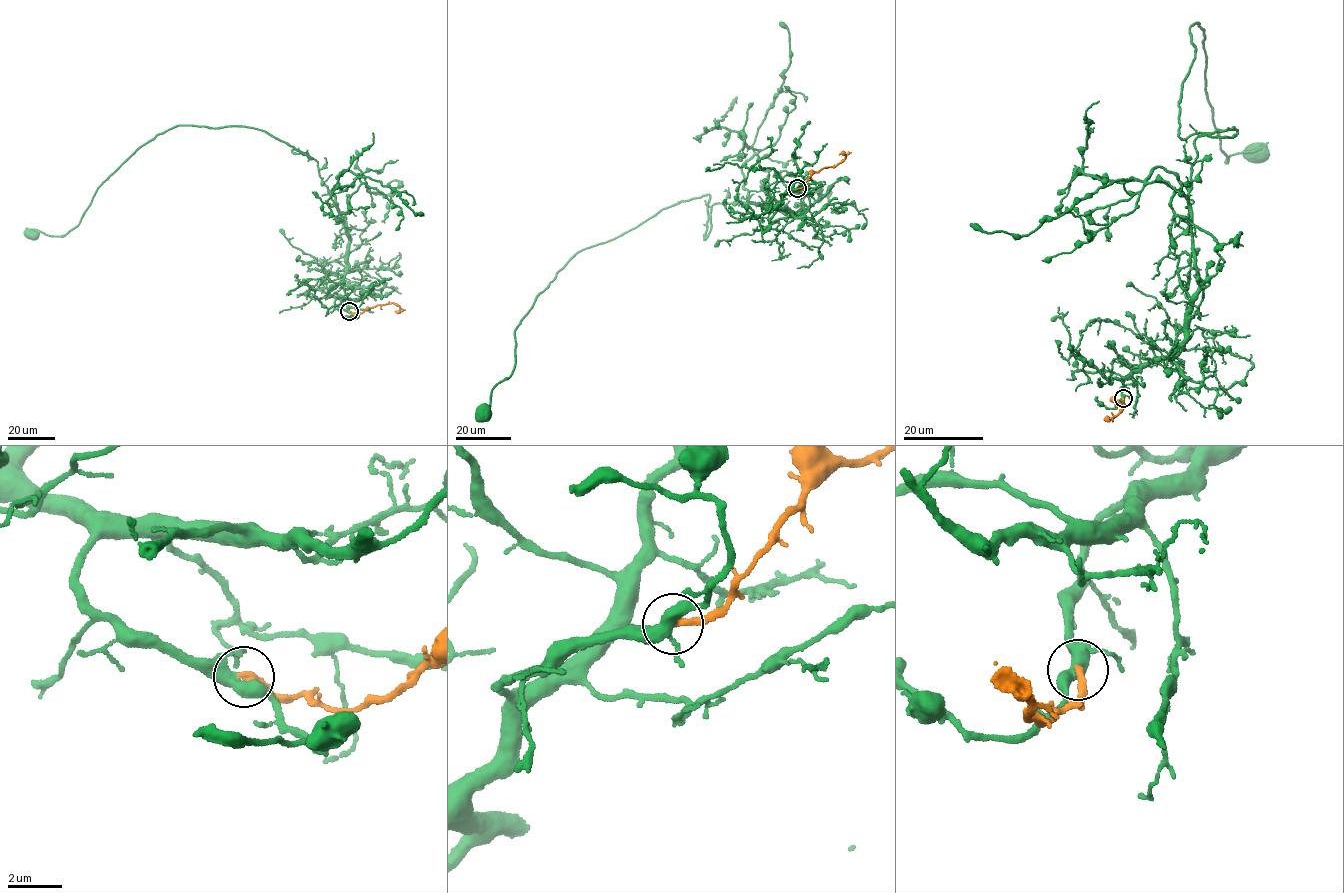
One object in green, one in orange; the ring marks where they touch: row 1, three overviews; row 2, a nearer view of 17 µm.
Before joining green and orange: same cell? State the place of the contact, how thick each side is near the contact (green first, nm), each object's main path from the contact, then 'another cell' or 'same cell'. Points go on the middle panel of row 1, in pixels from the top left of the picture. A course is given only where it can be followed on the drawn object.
place (797, 188); calibres 400 and 280 nm; course green (797, 188), (777, 205), (795, 215), (709, 214), (708, 194), (578, 251), (483, 412); course orange (797, 188), (814, 172), (836, 166), (844, 159), (844, 155), (839, 155); same cell

